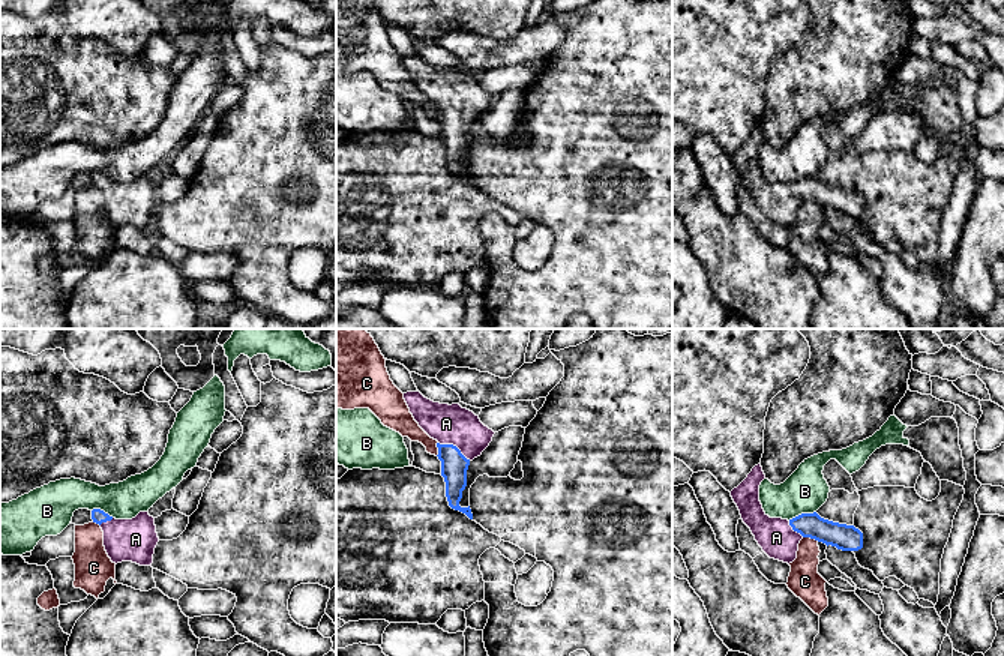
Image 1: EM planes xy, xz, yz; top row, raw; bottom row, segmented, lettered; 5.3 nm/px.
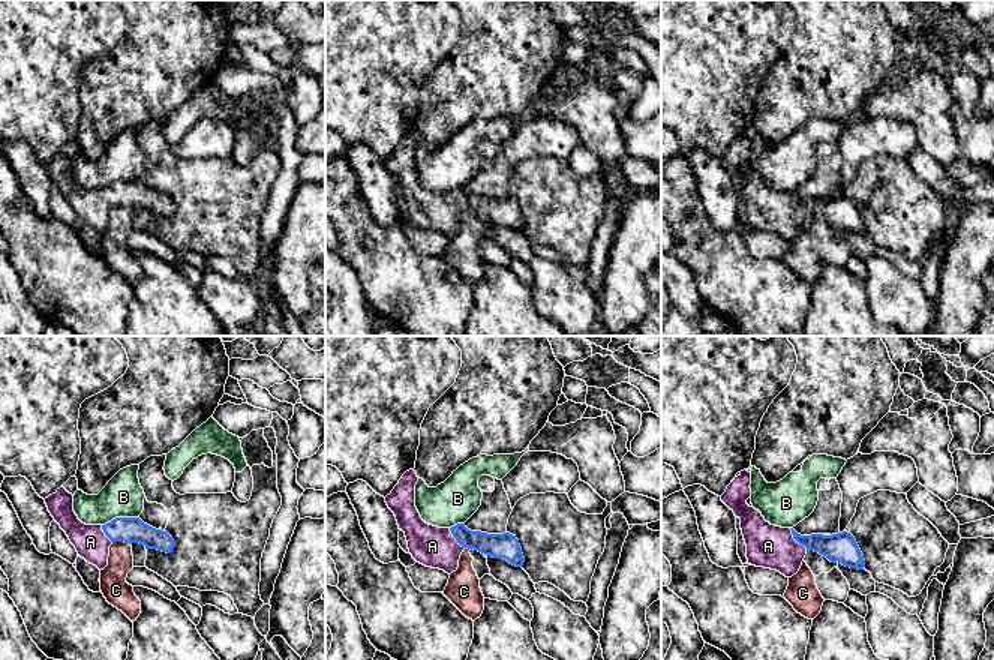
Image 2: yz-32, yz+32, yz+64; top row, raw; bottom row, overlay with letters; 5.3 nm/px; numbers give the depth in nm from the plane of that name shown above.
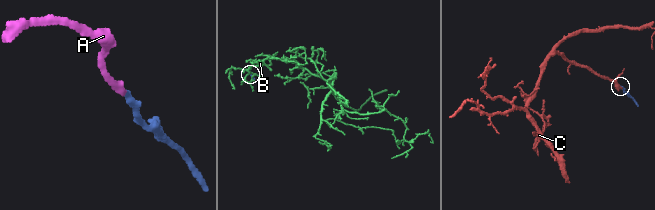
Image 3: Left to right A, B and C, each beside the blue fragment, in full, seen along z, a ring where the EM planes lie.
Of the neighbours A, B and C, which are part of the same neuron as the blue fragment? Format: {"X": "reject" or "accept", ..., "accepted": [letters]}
{"A": "accept", "B": "reject", "C": "reject", "accepted": ["A"]}

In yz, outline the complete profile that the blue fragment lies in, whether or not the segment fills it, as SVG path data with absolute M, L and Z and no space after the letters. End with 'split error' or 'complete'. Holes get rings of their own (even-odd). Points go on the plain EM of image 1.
M761 128L755 129L747 141L731 155L731 161L743 186L770 222L792 227L803 201L815 203L842 215L863 212L863 197L858 192L824 183L816 176L801 177L789 185L770 182L759 165L759 149L764 143Z | split error

